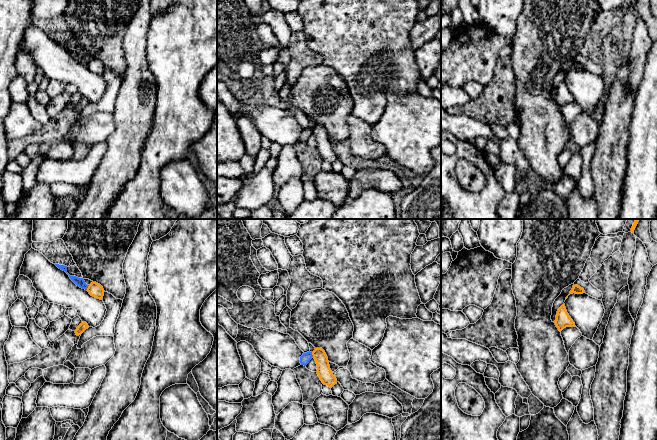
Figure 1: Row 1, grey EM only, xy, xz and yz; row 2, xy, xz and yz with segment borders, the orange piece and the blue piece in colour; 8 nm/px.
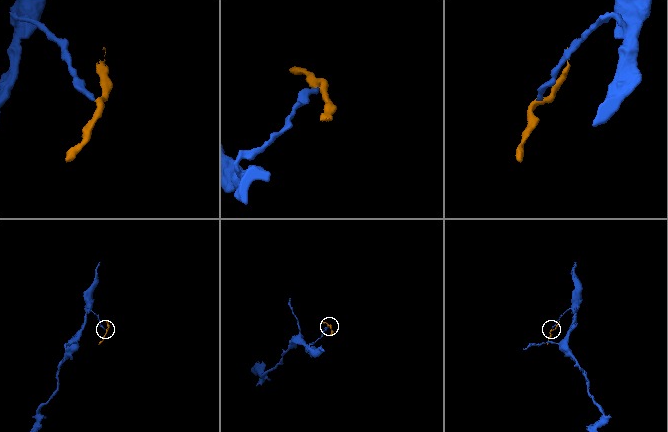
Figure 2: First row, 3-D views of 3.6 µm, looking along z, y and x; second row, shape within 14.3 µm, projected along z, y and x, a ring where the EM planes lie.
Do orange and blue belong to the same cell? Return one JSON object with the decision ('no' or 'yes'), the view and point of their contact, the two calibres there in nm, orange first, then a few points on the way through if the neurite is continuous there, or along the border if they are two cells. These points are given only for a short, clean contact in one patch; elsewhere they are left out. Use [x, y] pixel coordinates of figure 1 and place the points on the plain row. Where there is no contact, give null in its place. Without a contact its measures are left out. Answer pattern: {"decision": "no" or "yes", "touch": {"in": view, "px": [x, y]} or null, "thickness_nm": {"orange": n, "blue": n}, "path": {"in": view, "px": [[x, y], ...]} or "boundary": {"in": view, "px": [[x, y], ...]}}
{"decision": "no", "touch": {"in": "xy", "px": [88, 63]}, "thickness_nm": {"orange": 110, "blue": 70}, "boundary": {"in": "xy", "px": [[89, 61], [86, 65]]}}

